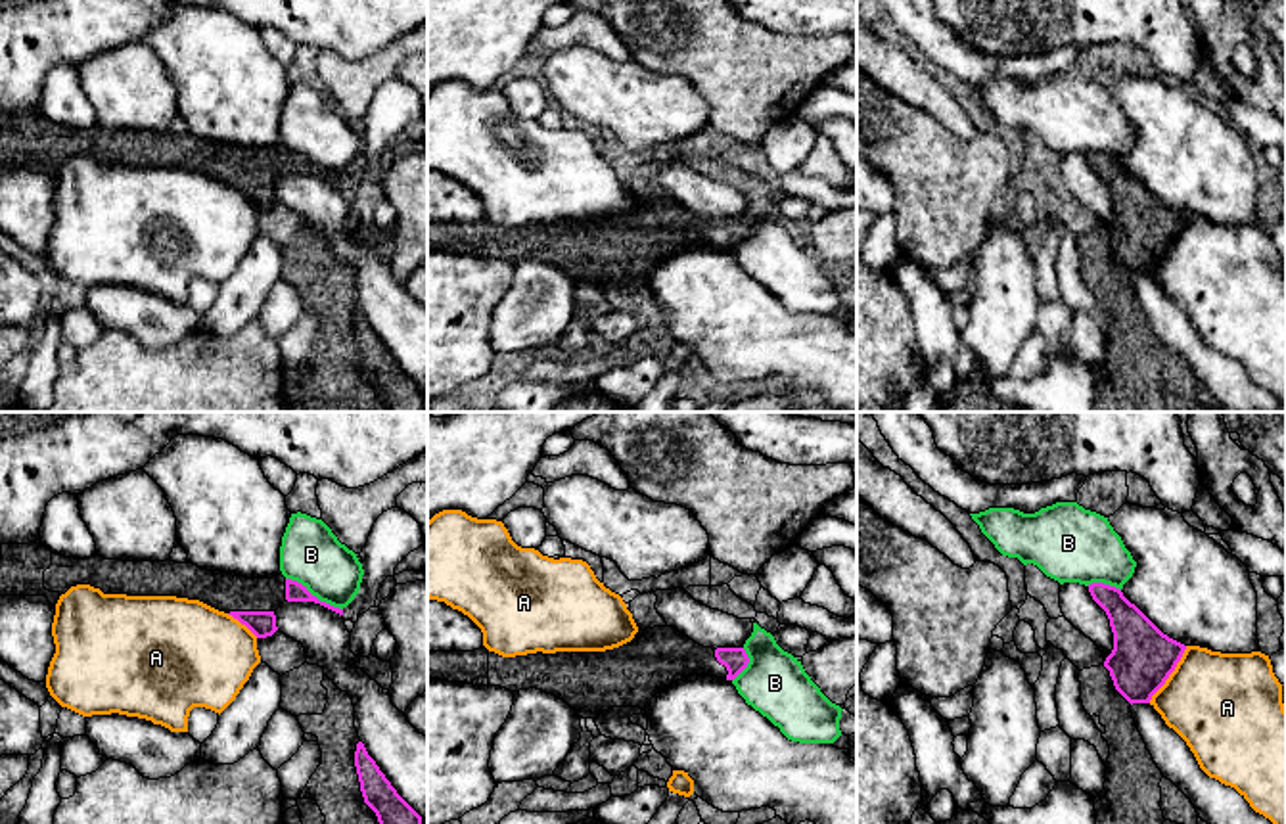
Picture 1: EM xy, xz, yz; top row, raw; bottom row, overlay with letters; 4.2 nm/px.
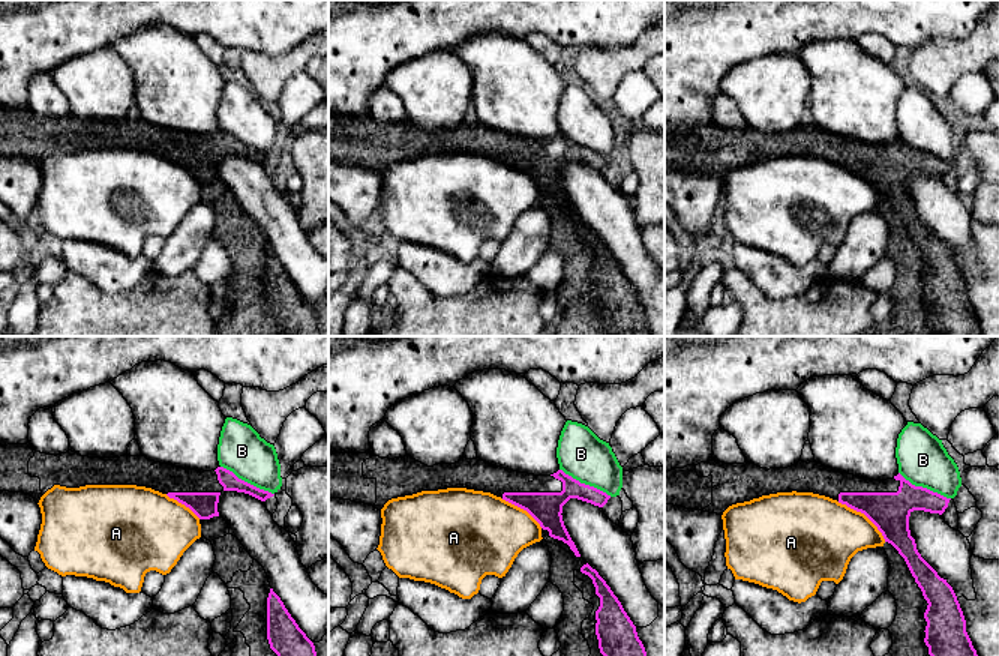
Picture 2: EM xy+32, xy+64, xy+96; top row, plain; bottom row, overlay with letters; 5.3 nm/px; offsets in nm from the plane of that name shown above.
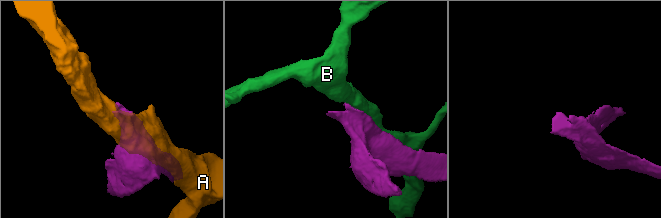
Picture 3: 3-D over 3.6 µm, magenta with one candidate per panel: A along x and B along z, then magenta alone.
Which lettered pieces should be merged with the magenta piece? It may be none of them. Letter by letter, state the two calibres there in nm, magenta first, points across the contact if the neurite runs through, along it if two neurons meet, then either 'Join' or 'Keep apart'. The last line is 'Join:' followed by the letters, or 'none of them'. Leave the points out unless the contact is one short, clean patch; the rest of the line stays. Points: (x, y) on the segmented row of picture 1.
A: Thickness 260 nm (magenta) against 420 nm. Keep apart
B: Thickness 80 nm (magenta) against 260 nm. Keep apart
Join: none of them

